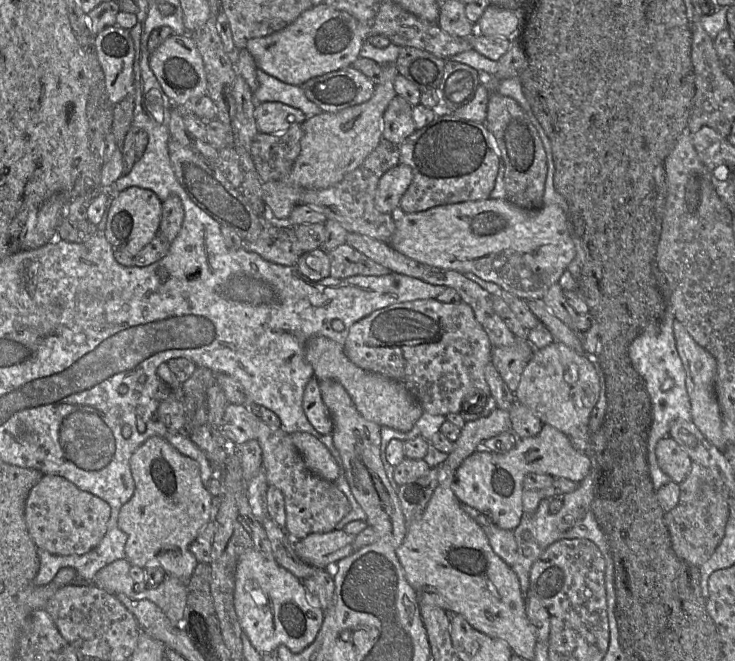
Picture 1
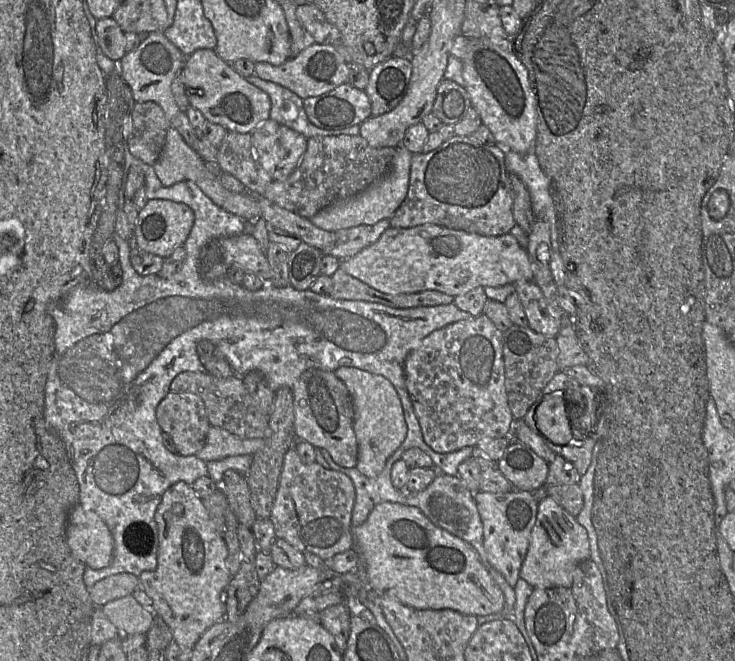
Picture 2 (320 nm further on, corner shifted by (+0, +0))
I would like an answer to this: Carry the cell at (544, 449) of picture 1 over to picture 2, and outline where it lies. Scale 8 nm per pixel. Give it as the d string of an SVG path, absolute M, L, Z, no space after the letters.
M511 490L505 493L478 491L473 495L483 525L483 545L488 564L500 572L511 587L520 578L531 532L537 516L538 503L532 492Z

